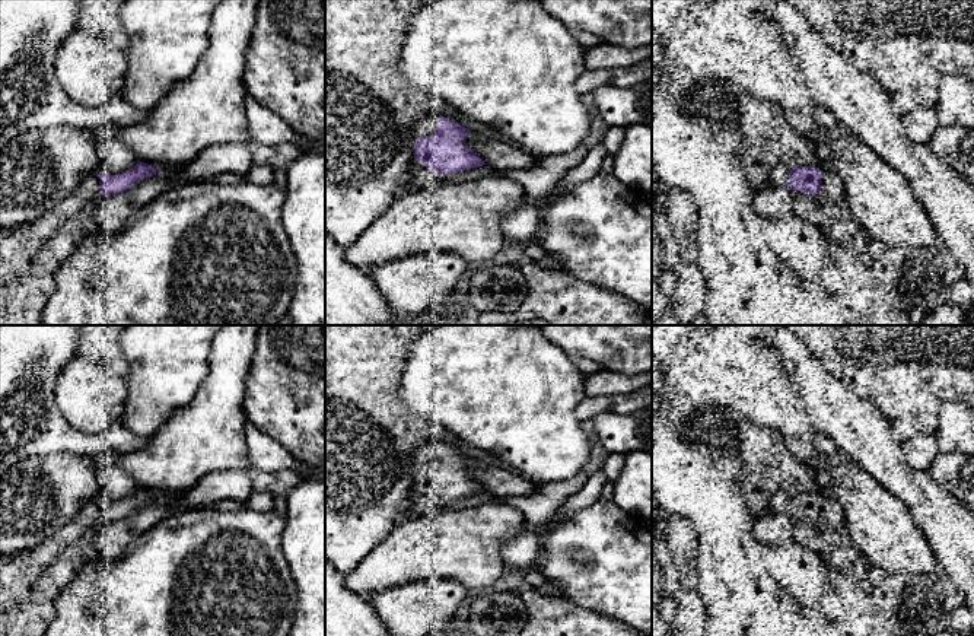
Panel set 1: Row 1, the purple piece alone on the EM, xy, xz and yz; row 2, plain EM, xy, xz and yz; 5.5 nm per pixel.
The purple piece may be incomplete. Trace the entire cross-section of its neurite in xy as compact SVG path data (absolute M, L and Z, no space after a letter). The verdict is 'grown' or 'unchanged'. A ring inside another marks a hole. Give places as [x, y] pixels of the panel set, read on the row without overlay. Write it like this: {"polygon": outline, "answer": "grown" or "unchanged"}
{"polygon": "M140 487L122 500L105 502L101 496L93 497L67 525L38 547L0 557L0 636L44 636L55 618L55 600L86 563L99 557L95 540L105 525L156 500L160 500L157 495Z", "answer": "grown"}

